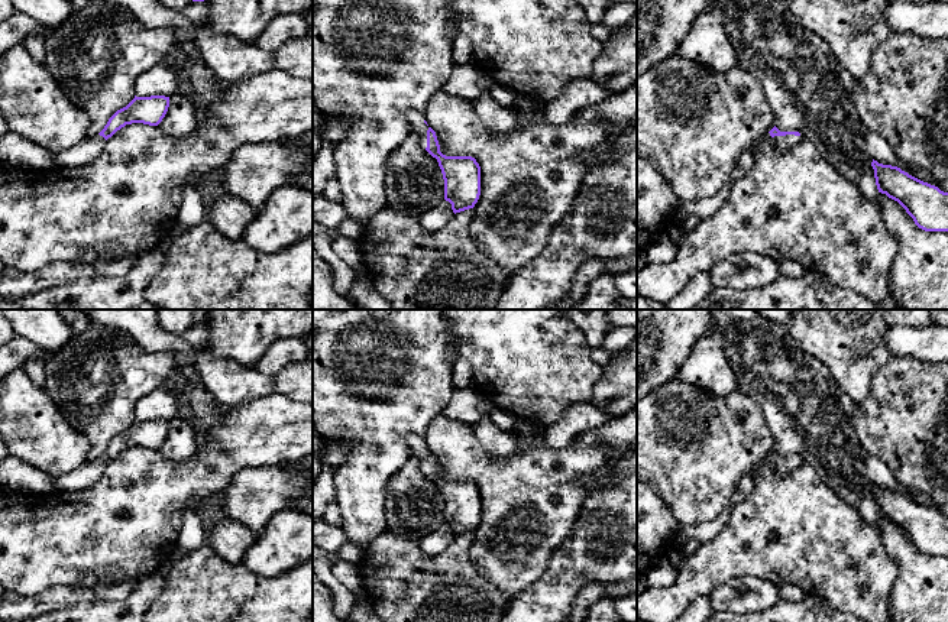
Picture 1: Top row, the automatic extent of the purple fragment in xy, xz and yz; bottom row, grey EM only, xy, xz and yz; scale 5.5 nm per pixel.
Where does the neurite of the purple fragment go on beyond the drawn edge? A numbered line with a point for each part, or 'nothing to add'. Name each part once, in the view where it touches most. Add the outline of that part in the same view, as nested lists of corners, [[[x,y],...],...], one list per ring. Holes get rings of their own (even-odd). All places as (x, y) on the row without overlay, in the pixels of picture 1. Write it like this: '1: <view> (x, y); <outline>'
1: xz (416, 444); [[[408,437],[408,447],[410,447],[410,456],[417,457],[420,461],[421,470],[427,472],[427,454],[428,450],[424,447],[424,441],[421,437]]]

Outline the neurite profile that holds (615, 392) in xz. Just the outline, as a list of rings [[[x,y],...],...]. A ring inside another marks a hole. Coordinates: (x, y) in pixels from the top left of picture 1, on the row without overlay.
[[[637,337],[627,347],[624,356],[604,367],[591,402],[615,418],[637,405]]]

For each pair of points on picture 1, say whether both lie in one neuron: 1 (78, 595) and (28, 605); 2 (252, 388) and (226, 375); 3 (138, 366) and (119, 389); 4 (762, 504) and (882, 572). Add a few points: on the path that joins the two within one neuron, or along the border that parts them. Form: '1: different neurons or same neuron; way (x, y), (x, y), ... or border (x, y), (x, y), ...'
1: same neuron; way (65, 595), (41, 603)
2: same neuron; way (246, 385), (236, 385), (232, 381)
3: same neuron; way (132, 372), (120, 384)
4: same neuron; way (792, 530), (818, 541), (834, 554), (851, 554)

